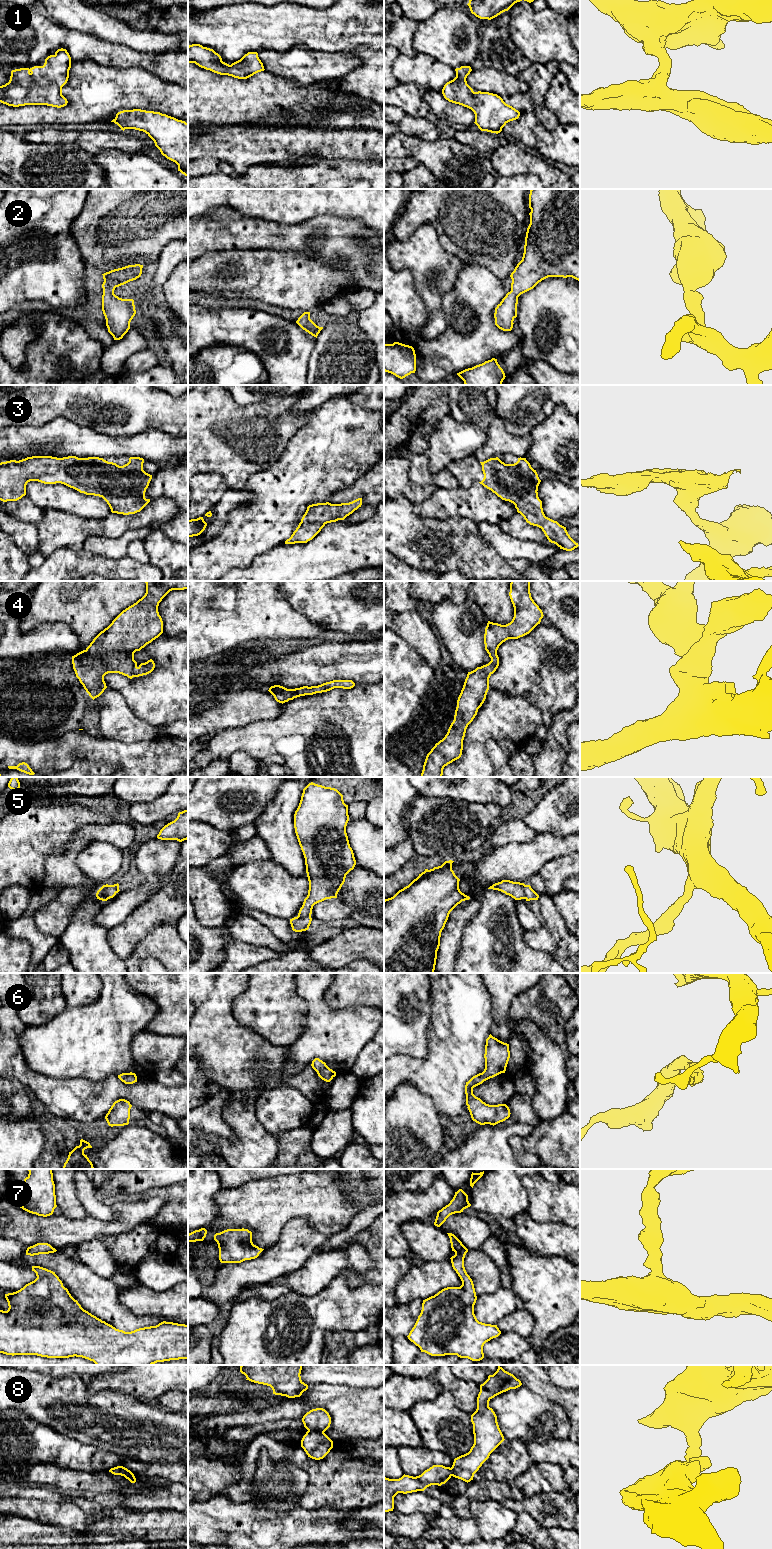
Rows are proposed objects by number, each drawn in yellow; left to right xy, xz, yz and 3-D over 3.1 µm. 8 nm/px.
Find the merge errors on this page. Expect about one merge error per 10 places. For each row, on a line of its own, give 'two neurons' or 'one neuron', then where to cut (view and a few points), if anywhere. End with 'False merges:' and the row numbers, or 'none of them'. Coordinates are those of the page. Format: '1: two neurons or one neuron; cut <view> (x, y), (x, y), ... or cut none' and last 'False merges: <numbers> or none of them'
1: one neuron; cut none
2: one neuron; cut none
3: one neuron; cut none
4: one neuron; cut none
5: one neuron; cut none
6: one neuron; cut none
7: one neuron; cut none
8: one neuron; cut none
False merges: none of them

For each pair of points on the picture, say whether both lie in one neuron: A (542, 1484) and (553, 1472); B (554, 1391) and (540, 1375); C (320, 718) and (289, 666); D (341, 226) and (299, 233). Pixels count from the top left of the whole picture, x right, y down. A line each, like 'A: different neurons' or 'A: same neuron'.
A: same neuron
B: same neuron
C: different neurons
D: same neuron

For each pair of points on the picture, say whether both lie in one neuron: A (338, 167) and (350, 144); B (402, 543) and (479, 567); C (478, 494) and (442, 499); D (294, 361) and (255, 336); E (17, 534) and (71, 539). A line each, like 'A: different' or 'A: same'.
A: different
B: same
C: same
D: same
E: different

